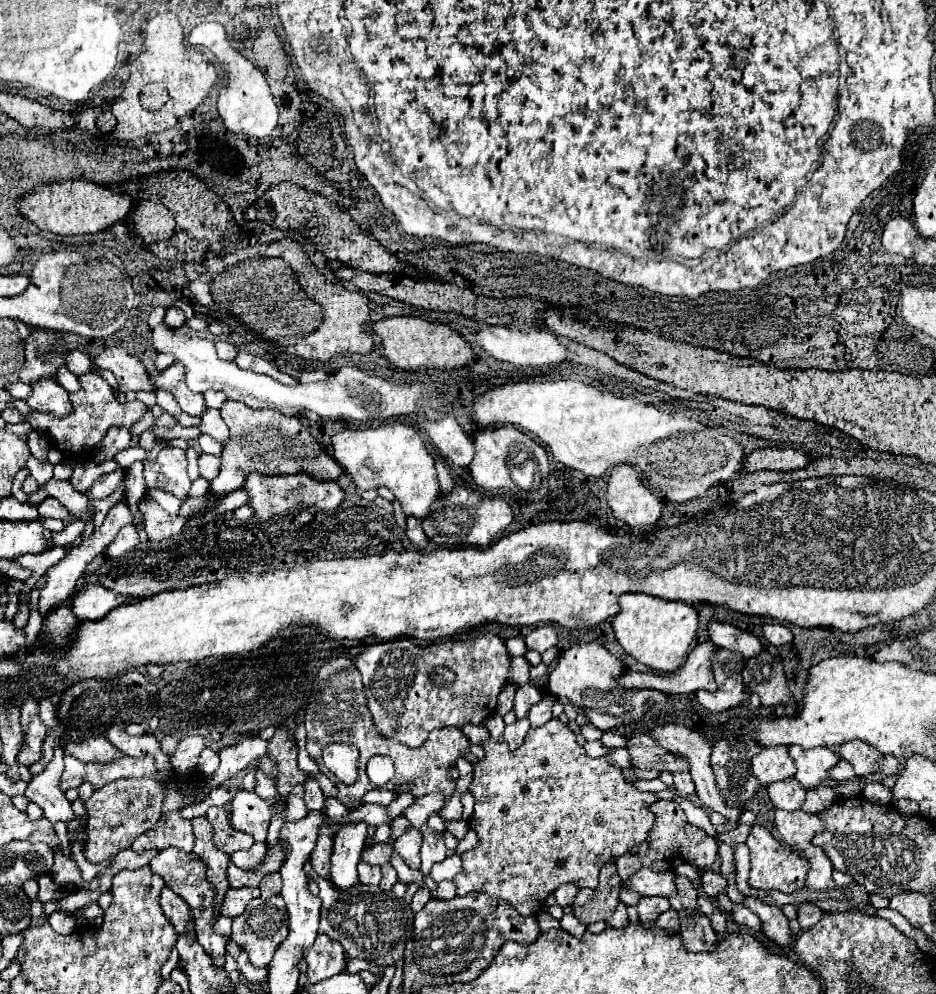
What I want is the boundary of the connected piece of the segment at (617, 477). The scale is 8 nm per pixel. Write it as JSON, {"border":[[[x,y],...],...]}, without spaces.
{"border":[[[628,464],[612,468],[606,500],[612,514],[630,528],[654,526],[662,512],[662,502],[638,480],[636,470]]]}

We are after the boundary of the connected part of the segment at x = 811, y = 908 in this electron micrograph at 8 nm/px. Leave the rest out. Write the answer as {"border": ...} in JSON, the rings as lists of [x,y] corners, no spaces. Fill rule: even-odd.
{"border":[[[802,904],[798,906],[798,922],[802,928],[812,928],[816,922],[820,922],[822,918],[822,910],[814,904]]]}

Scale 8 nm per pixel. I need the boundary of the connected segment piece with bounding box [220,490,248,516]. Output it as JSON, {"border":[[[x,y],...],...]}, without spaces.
{"border":[[[238,490],[238,492],[232,492],[232,494],[226,494],[224,496],[224,506],[220,506],[220,516],[228,514],[228,512],[234,512],[236,508],[244,506],[248,500],[246,492],[244,490]]]}

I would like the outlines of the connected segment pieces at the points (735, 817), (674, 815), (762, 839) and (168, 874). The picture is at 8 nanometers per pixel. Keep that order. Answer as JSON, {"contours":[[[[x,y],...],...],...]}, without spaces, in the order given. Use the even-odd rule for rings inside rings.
{"contours":[[[[662,724],[662,726],[656,726],[648,732],[654,742],[658,742],[662,748],[666,748],[668,752],[676,754],[676,756],[682,756],[686,758],[688,762],[688,768],[690,768],[690,774],[692,774],[692,780],[696,784],[696,794],[700,798],[700,802],[714,810],[714,812],[720,812],[728,818],[728,822],[738,822],[740,820],[740,810],[736,808],[728,808],[724,802],[722,802],[722,796],[720,796],[720,790],[716,788],[716,782],[714,782],[714,774],[712,774],[712,768],[710,768],[710,742],[698,734],[696,730],[688,730],[686,726],[676,726],[676,724]]],[[[658,800],[650,806],[650,810],[656,816],[656,824],[648,834],[650,838],[644,844],[636,846],[636,852],[628,852],[626,856],[620,856],[618,862],[616,862],[616,870],[618,870],[618,876],[622,880],[628,880],[638,868],[644,868],[644,866],[654,868],[656,872],[662,872],[662,870],[674,872],[680,864],[692,864],[700,870],[706,870],[716,862],[716,858],[718,858],[716,840],[710,838],[704,830],[688,824],[686,814],[678,808],[676,802]]],[[[756,824],[752,828],[752,832],[748,834],[748,840],[746,840],[748,848],[750,848],[750,880],[748,884],[756,890],[766,890],[766,892],[772,892],[772,890],[780,890],[784,894],[792,894],[796,890],[800,890],[806,882],[806,874],[808,874],[808,860],[798,856],[796,852],[792,852],[790,848],[782,846],[764,826]]],[[[166,848],[160,850],[152,860],[150,860],[150,870],[152,874],[158,874],[168,888],[172,888],[192,910],[194,922],[196,922],[196,938],[200,942],[200,946],[204,946],[204,950],[208,952],[208,956],[212,958],[212,966],[216,966],[216,970],[224,968],[224,956],[226,956],[226,942],[228,938],[216,934],[212,930],[212,898],[214,898],[214,888],[210,886],[210,882],[206,880],[206,866],[200,862],[200,858],[196,858],[196,854],[182,854],[176,848]]]]}

